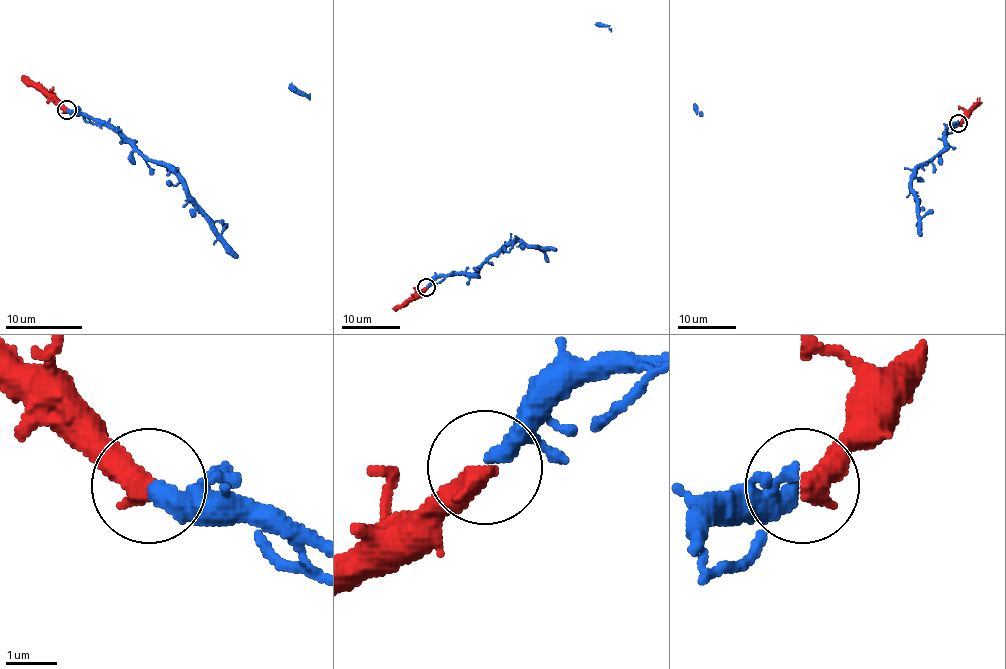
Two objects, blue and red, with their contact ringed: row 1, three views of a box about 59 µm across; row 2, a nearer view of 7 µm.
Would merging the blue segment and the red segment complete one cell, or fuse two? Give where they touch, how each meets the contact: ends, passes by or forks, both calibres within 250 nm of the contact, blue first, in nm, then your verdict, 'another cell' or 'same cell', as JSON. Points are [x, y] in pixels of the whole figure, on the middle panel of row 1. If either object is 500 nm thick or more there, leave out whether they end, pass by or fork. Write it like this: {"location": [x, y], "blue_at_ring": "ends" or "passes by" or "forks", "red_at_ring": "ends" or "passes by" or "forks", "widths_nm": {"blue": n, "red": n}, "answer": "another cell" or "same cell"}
{"location": [426, 287], "widths_nm": {"blue": 260, "red": 500}, "answer": "same cell"}

